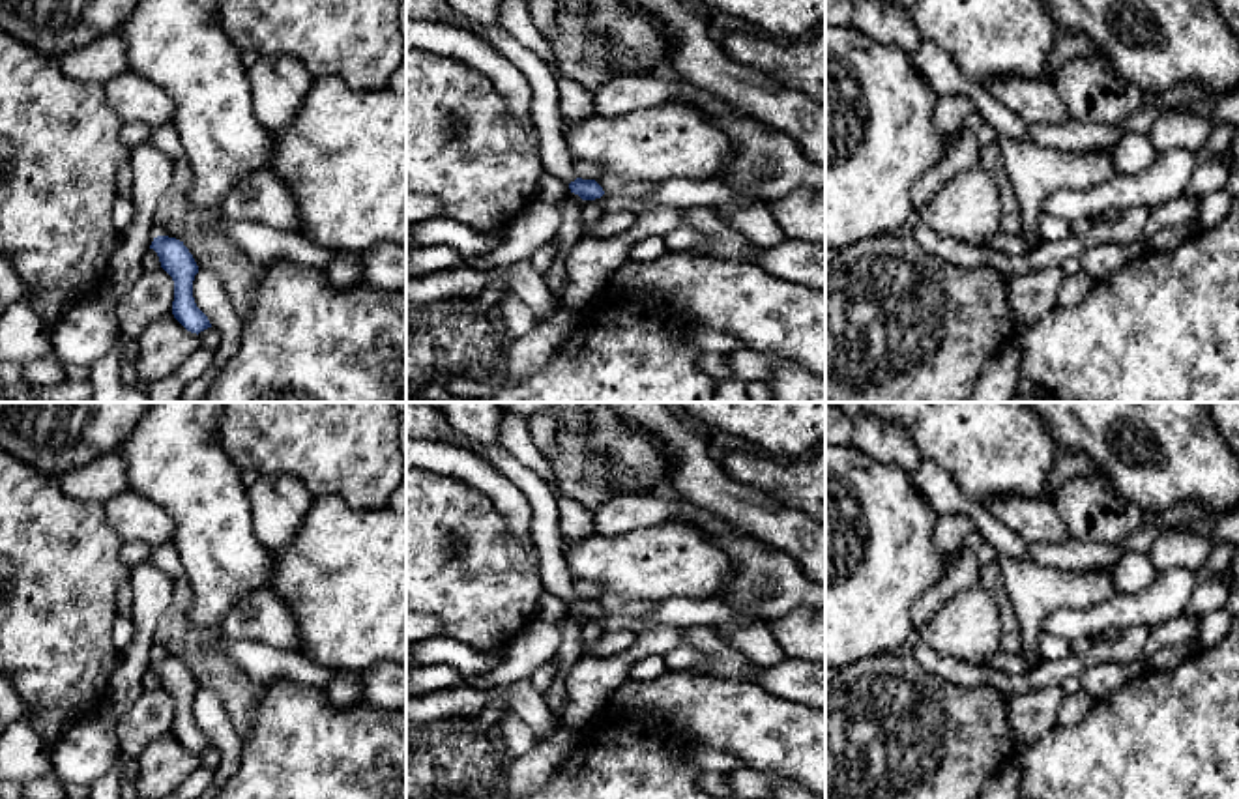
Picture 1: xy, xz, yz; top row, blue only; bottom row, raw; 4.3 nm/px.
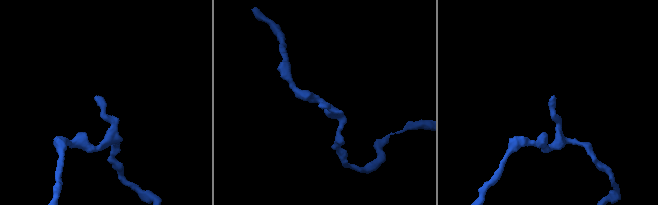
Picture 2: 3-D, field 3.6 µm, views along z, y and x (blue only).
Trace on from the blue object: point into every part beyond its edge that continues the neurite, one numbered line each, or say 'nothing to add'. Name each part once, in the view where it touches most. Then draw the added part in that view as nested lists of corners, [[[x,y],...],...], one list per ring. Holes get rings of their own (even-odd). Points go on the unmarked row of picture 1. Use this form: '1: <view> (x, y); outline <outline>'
1: xz (423, 421); outline [[[406,402],[406,438],[455,443],[502,472],[526,496],[532,507],[532,541],[539,554],[537,571],[545,591],[565,603],[576,599],[575,578],[563,558],[556,494],[539,473],[520,464],[503,445],[487,447],[457,434],[430,402]]]

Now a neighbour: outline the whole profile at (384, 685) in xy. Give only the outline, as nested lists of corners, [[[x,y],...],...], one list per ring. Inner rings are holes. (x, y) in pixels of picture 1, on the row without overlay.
[[[382,662],[359,672],[365,704],[378,711],[406,711],[406,664]]]

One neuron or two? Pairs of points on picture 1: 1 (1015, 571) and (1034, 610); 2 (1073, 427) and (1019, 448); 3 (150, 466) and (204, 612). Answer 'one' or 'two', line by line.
1: one
2: two
3: one

